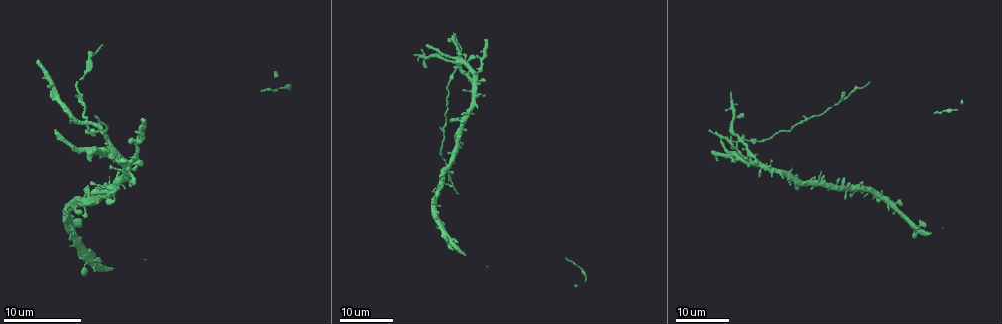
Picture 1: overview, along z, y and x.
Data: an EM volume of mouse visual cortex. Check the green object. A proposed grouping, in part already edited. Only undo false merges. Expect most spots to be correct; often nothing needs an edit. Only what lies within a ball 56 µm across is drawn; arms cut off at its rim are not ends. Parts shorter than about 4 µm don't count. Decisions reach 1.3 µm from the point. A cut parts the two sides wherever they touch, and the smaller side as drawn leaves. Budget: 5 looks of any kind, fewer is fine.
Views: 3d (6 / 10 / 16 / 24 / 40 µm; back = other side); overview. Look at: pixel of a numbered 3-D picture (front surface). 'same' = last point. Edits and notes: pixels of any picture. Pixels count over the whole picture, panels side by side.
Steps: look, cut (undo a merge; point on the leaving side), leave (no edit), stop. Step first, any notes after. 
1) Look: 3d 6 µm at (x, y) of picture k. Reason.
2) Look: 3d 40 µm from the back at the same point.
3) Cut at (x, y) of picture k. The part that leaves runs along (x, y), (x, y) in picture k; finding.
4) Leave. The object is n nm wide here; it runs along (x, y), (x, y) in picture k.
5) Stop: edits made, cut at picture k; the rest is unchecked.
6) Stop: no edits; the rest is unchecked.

Look: 3d 24 µm at (740, 140) of picture 1. Four-way junction.

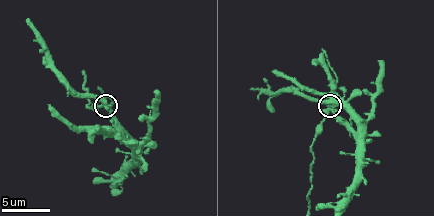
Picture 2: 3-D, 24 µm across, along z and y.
Look: 3d 10 µm at the same point.

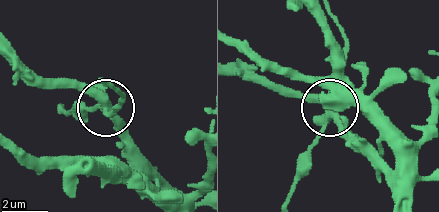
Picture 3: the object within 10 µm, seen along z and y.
Leave. 4 arms meet here; continuous, no second cell.

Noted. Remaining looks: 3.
Look: 3d 6 µm at (363, 130) of picture 2. Three arms meet.

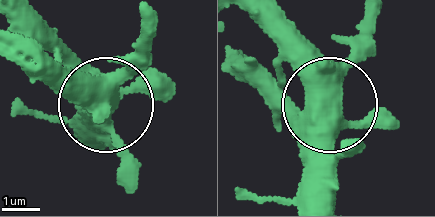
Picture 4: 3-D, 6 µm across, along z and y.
Look: 3d 6 µm from the back at (330, 107) of picture 4.

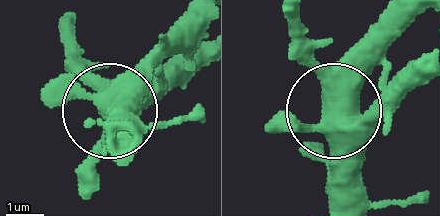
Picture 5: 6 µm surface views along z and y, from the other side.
Leave. The object is 480 nm wide here; all the same cell.

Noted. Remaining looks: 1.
Stop: no edits; the rest is unchecked.

